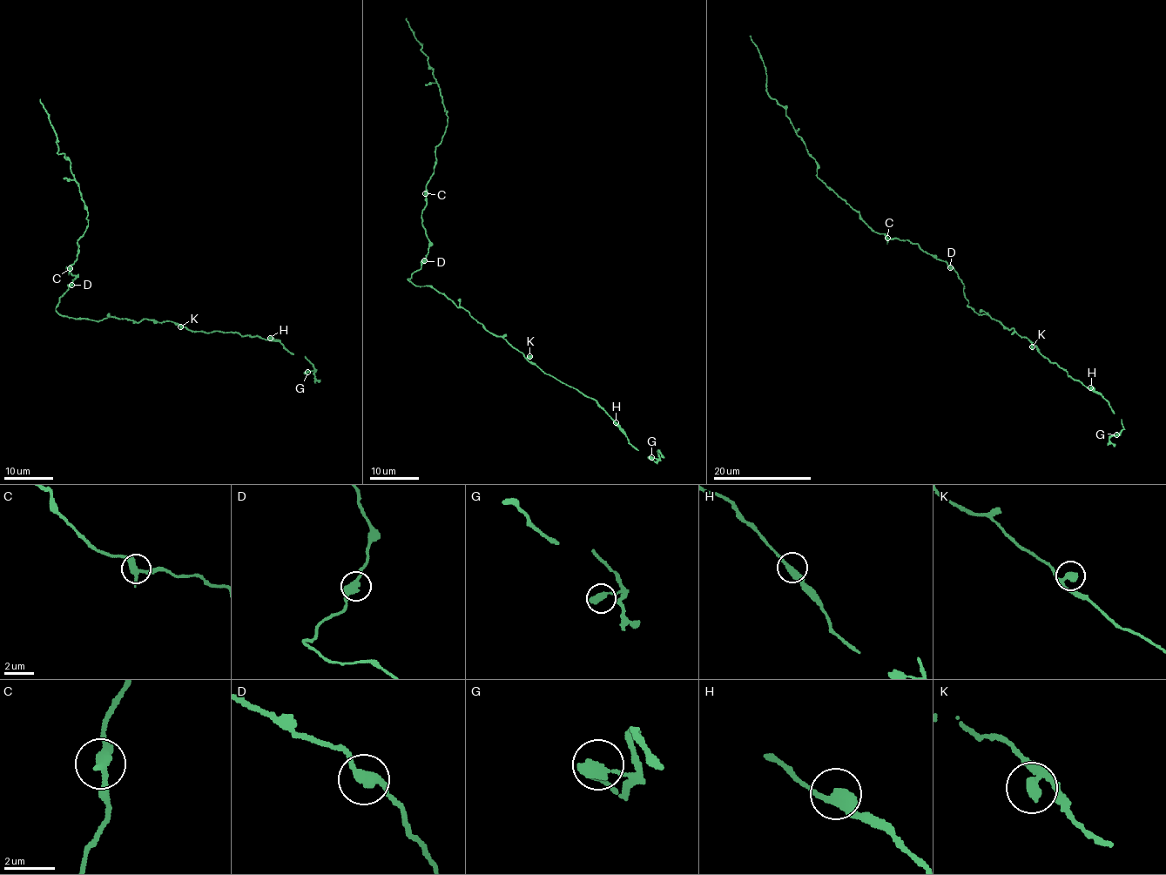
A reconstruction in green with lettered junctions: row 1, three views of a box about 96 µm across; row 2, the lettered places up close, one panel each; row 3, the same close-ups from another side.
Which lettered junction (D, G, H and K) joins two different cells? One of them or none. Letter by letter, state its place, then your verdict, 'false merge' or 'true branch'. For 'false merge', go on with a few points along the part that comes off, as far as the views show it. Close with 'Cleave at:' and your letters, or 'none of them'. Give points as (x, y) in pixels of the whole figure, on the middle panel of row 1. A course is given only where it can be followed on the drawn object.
D: place (424, 260); true branch
G: place (651, 457); true branch
H: place (616, 422); true branch
K: place (529, 356); true branch
Cleave at: none of them

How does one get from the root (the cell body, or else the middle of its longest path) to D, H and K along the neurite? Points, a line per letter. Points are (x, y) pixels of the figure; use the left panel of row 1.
D: (59, 301), (59, 297), (71, 285)
H: (59, 301), (56, 310), (74, 319), (115, 317), (137, 323), (154, 319), (194, 331), (270, 338)
K: (59, 301), (56, 310), (74, 319), (97, 321), (115, 317), (137, 323), (154, 319), (180, 326)

